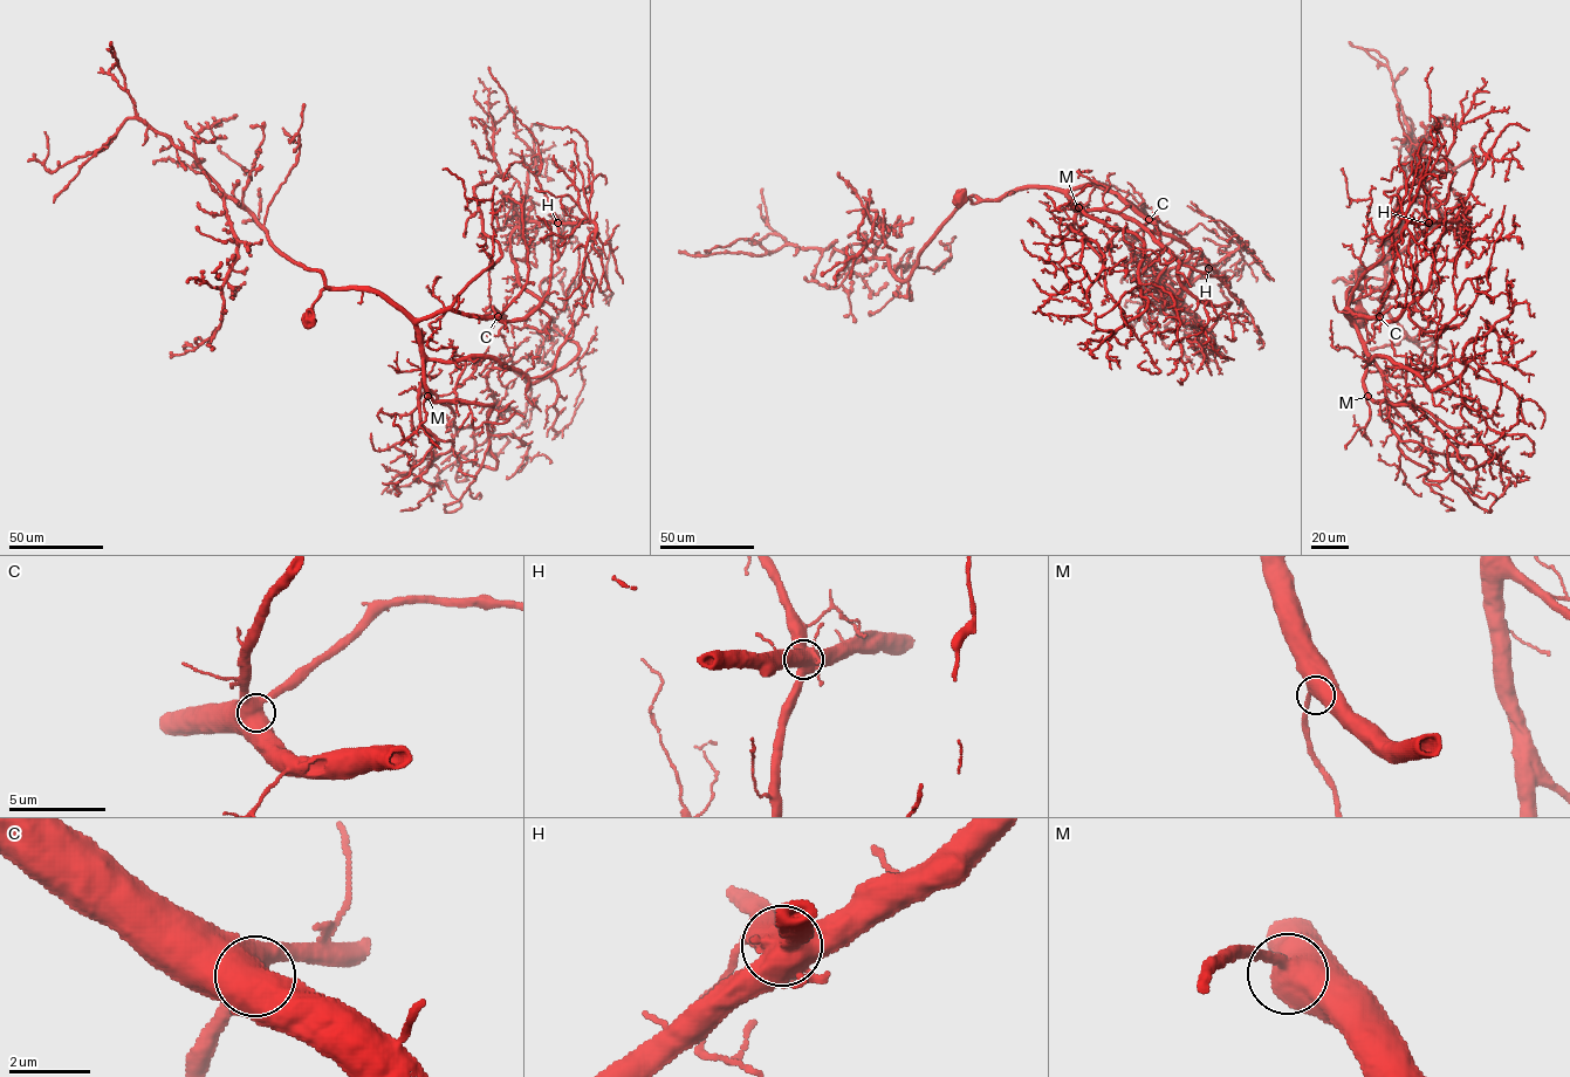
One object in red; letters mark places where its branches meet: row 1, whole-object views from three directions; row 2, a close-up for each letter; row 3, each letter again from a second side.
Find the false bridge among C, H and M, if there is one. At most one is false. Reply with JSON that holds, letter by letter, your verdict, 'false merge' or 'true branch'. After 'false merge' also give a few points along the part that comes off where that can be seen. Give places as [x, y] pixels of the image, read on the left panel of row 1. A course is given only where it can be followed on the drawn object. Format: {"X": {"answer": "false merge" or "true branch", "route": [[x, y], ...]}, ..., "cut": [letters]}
{"C": {"answer": "true branch"}, "H": {"answer": "false merge", "route": [[557, 223], [584, 223], [589, 219], [591, 162], [587, 142], [576, 130], [536, 123]]}, "M": {"answer": "true branch"}, "cut": ["H"]}

